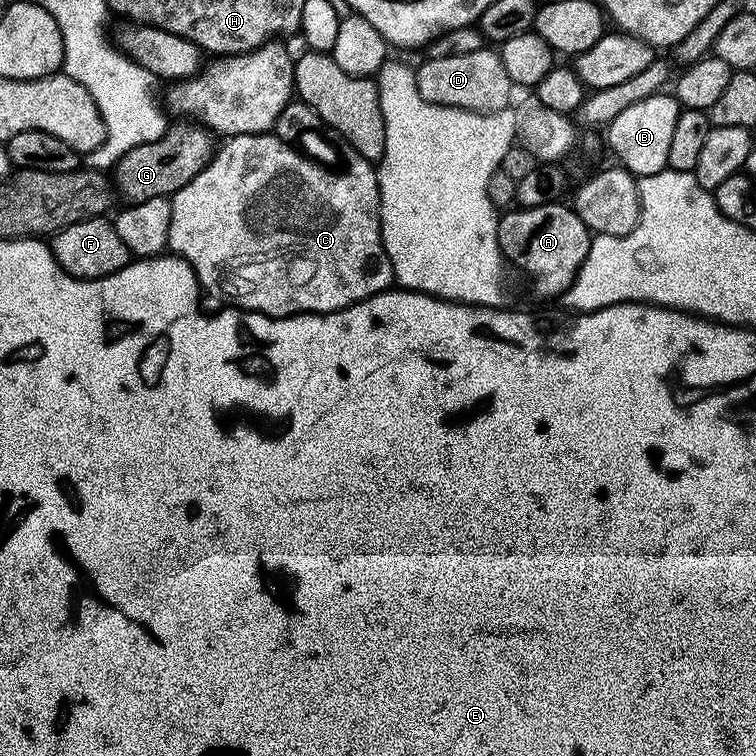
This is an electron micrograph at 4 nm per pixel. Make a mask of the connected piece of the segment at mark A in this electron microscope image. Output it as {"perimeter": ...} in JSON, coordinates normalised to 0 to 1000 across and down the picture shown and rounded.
{"perimeter":[[[746,267],[700,275],[679,274],[660,287],[656,308],[668,345],[698,364],[712,390],[735,393],[750,386],[770,347],[775,347],[784,313],[775,294],[765,288],[761,274],[751,271],[750,275]]]}

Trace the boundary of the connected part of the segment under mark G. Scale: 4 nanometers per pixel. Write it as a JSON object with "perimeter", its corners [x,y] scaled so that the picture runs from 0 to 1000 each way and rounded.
{"perimeter":[[[258,161],[224,163],[213,185],[193,188],[188,193],[177,193],[146,228],[155,261],[164,263],[165,271],[193,267],[198,262],[229,261],[274,217],[283,205],[282,176],[267,164]]]}

